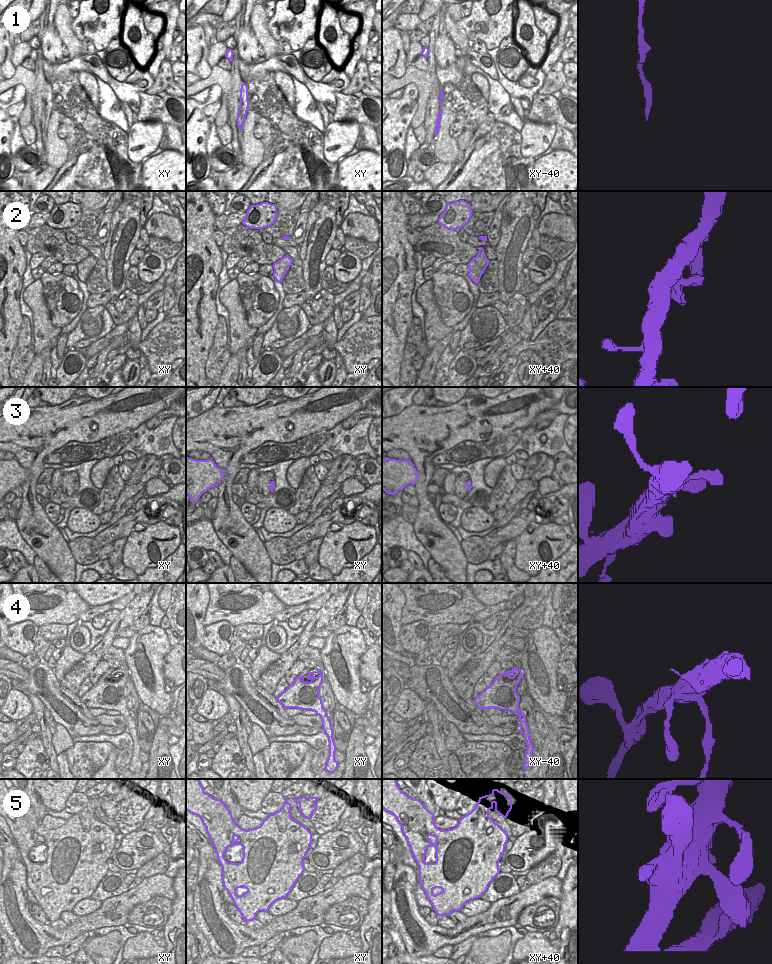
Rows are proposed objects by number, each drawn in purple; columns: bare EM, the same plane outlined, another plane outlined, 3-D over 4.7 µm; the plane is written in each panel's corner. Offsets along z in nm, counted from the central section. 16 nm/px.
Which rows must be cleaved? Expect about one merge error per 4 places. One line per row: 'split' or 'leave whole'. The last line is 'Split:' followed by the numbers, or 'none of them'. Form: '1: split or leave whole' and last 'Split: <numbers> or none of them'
1: leave whole
2: leave whole
3: leave whole
4: split
5: leave whole
Split: 4

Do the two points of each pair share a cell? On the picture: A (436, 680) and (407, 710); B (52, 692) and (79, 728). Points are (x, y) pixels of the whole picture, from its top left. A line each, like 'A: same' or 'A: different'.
A: different
B: same

